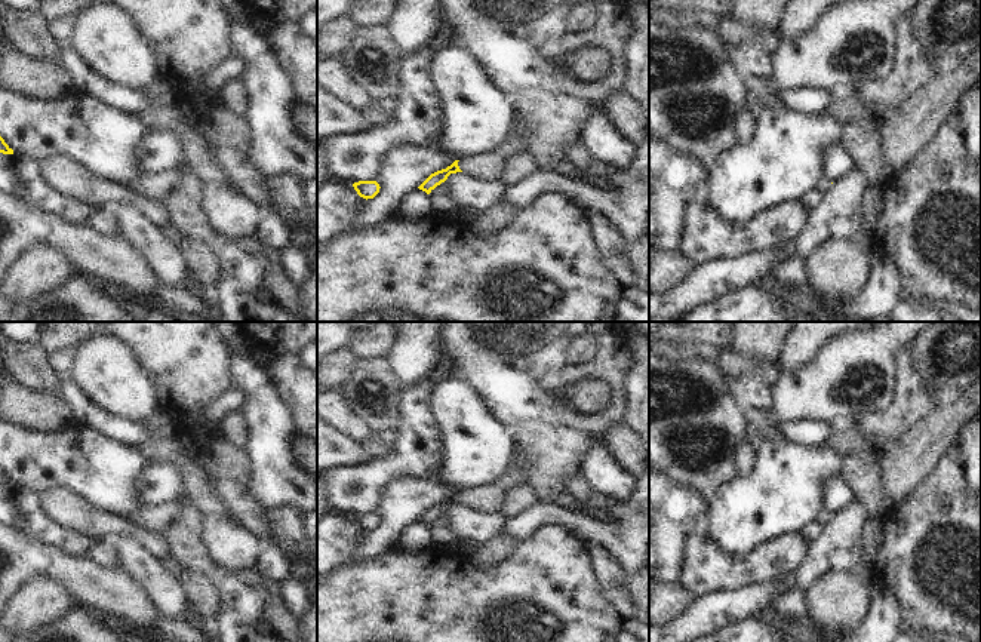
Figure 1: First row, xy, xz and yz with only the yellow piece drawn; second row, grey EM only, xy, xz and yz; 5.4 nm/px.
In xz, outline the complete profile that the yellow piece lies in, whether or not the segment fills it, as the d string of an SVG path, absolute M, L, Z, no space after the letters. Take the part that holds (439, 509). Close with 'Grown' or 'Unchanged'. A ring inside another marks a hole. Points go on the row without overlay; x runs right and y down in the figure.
M516 445L514 457L507 471L492 485L455 492L446 501L431 506L418 520L430 526L437 517L445 514L450 506L456 504L465 504L482 512L499 510L505 492L516 483L528 480L529 461L531 455Z. Grown

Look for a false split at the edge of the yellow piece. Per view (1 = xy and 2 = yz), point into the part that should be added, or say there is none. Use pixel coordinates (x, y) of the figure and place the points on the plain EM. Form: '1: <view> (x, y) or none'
1: none
2: none

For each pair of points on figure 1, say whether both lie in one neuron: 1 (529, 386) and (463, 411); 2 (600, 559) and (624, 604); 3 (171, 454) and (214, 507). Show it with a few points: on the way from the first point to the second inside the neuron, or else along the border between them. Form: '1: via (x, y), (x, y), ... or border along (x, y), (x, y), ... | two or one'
1: border along (460, 378), (507, 429) | two
2: via (606, 570), (615, 593) | one
3: via (184, 464), (191, 472), (200, 494) | one

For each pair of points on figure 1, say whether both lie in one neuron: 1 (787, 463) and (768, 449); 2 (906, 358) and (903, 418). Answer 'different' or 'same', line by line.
1: same
2: same

